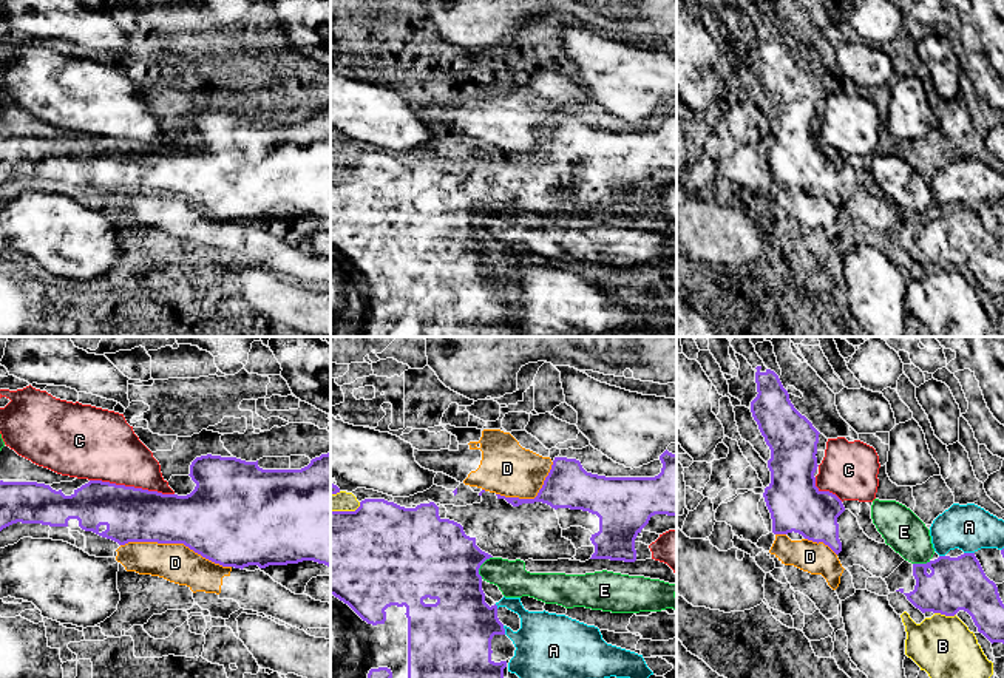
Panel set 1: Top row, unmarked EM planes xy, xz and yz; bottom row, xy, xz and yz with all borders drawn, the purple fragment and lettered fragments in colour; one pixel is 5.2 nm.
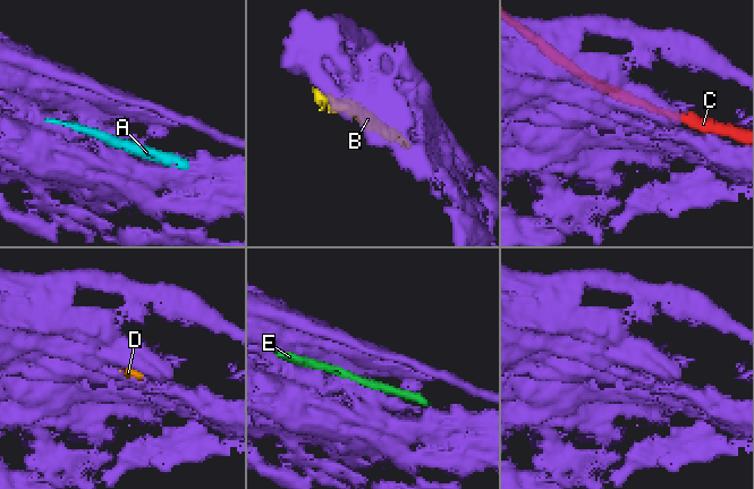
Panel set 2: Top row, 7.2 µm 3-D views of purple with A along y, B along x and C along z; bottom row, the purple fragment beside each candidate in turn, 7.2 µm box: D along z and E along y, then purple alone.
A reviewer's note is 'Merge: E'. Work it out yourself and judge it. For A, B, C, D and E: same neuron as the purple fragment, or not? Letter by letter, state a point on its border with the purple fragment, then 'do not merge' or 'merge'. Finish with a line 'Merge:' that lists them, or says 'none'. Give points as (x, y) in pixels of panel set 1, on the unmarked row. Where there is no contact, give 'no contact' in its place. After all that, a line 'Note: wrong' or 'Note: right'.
A: yz (969, 207) | do not merge
B: yz (946, 269) | do not merge
C: xy (132, 141) | do not merge
D: xy (176, 196) | do not merge
E: xz (479, 221) | do not merge
Merge: none
Note: wrong

